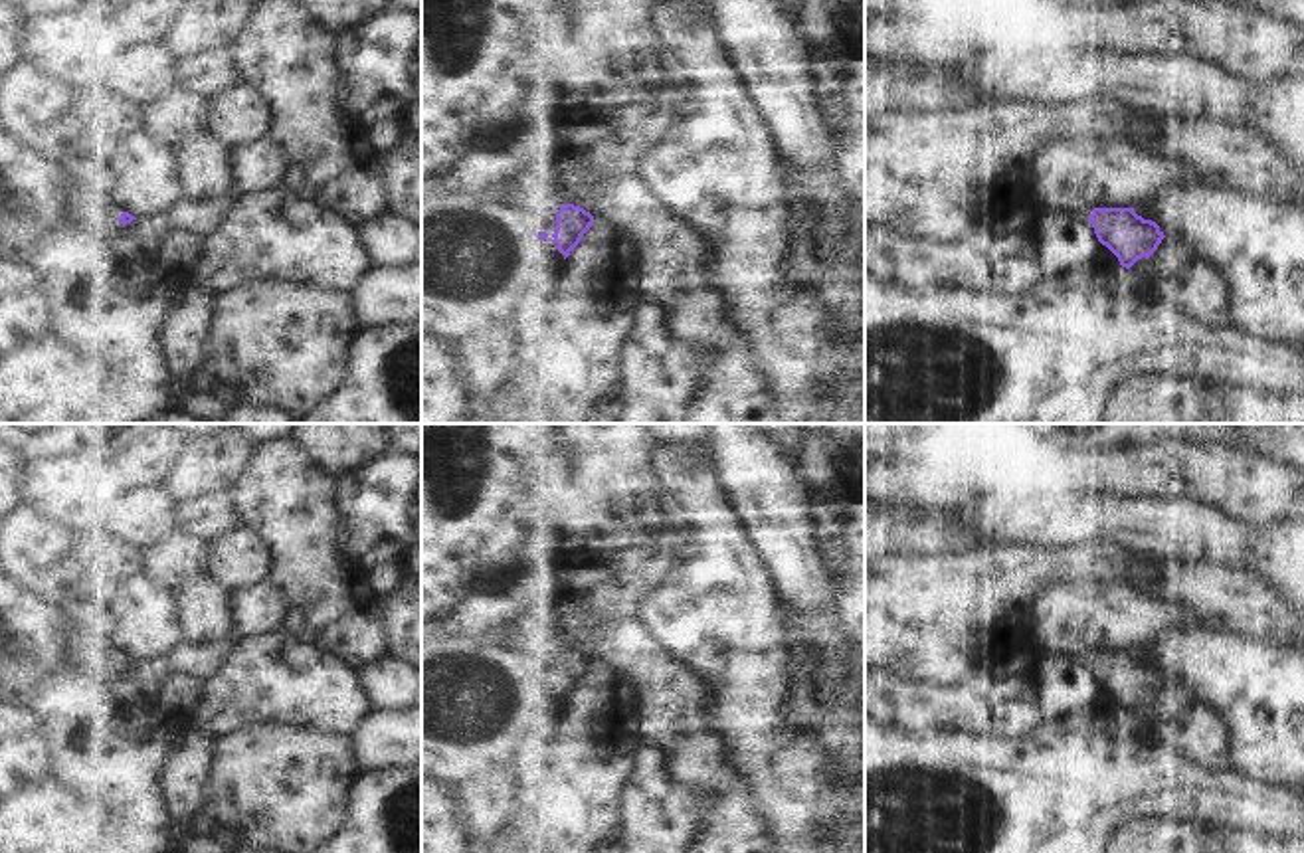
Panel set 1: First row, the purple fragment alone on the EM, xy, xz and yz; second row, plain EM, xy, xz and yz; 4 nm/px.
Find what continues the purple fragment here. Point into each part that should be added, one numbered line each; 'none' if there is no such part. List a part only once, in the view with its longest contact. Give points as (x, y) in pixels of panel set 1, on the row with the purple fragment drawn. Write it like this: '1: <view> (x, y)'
1: xy (92, 208)

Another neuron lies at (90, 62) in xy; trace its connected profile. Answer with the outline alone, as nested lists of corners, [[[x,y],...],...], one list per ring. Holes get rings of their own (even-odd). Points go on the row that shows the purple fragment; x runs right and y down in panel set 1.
[[[61,14],[26,20],[24,59],[73,91],[109,89],[125,40],[115,14]]]

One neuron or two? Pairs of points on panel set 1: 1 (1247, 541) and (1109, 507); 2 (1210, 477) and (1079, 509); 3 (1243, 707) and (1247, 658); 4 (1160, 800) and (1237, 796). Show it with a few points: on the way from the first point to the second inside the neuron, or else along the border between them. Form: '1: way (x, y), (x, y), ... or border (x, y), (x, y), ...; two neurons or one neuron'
1: way (1213, 535), (1142, 525); one neuron
2: border (1109, 491), (1130, 499), (1170, 497); two neurons
3: way (1247, 695), (1247, 669); one neuron
4: way (1180, 796), (1217, 796); one neuron

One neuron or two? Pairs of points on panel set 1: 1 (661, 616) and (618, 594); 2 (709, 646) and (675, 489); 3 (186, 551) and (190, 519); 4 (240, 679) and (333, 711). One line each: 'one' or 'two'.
1: two
2: one
3: two
4: one

